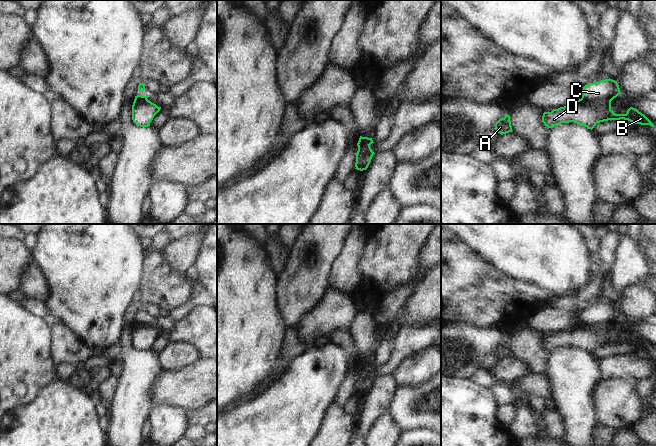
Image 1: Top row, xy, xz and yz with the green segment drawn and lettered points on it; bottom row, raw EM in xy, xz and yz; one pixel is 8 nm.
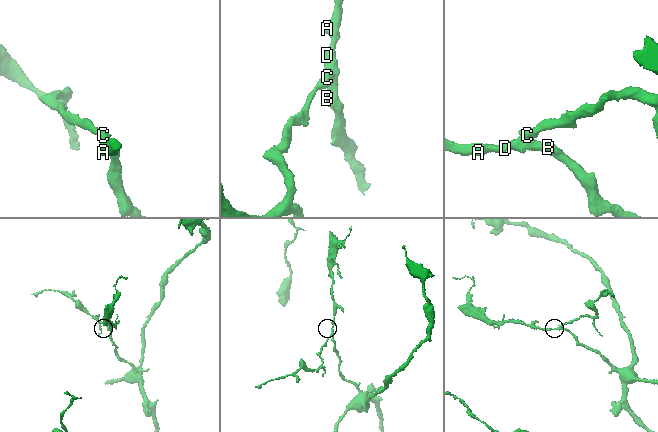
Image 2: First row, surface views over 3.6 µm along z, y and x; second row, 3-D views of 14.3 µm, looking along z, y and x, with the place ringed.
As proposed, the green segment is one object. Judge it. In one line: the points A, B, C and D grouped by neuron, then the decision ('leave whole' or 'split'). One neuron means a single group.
A B D / C; split

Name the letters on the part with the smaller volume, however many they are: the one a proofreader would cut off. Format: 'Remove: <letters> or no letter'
Remove: C

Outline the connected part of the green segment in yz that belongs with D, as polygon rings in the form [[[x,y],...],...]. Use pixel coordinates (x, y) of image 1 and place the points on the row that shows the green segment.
[[[579,99],[572,105],[553,109],[551,112],[544,112],[542,116],[542,122],[548,128],[561,123],[574,122],[591,130],[597,123],[620,119],[628,120],[634,124],[655,127],[644,114],[633,107],[630,107],[626,114],[615,114],[611,110],[611,101],[586,103],[582,99]]]

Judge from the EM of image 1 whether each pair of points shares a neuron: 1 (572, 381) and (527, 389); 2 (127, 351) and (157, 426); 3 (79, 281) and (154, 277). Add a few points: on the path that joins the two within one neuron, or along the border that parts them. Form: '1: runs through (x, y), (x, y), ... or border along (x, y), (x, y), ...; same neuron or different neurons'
1: border along (545, 374), (551, 387), (553, 399); different neurons
2: border along (152, 405), (149, 409); different neurons
3: border along (144, 259), (142, 281), (138, 289); different neurons

